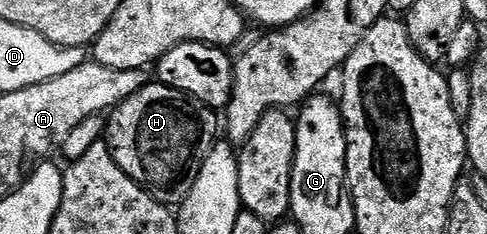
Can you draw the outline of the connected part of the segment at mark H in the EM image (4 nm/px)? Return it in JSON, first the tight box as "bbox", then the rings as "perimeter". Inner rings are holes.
{"bbox":[105,82,221,206],"perimeter":[[[148,82],[137,94],[112,108],[105,120],[105,139],[111,156],[129,179],[142,184],[157,202],[178,206],[193,190],[209,150],[217,143],[221,120],[216,109],[199,103],[181,90]]]}

